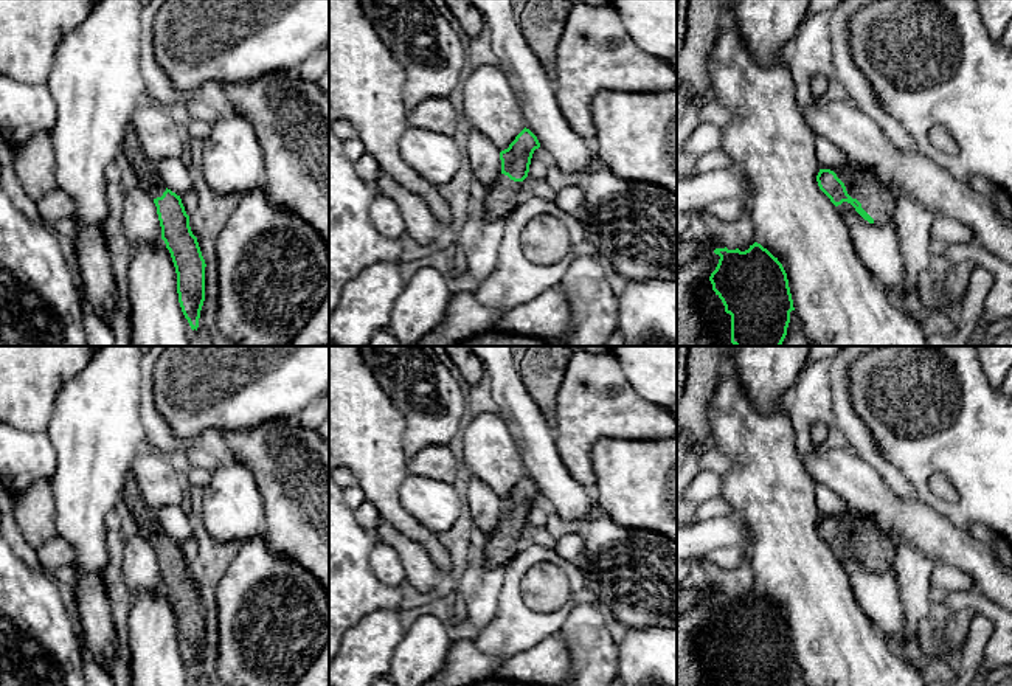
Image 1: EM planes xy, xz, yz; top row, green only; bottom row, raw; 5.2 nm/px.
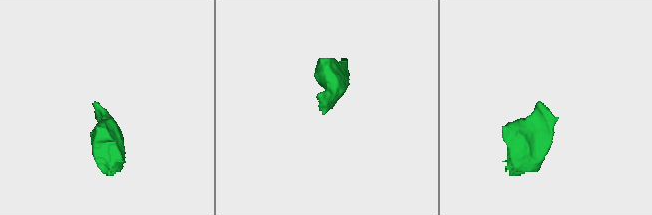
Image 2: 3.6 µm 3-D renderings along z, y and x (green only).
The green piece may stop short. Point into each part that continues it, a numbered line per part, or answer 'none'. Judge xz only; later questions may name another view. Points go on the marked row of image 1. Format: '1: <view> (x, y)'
1: xz (503, 194)

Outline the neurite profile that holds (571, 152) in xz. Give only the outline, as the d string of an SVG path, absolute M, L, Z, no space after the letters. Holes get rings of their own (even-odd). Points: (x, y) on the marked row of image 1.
M469 0L484 17L490 47L515 93L525 127L565 172L590 172L596 165L594 146L574 132L556 106L554 84L528 45L514 16L514 0Z

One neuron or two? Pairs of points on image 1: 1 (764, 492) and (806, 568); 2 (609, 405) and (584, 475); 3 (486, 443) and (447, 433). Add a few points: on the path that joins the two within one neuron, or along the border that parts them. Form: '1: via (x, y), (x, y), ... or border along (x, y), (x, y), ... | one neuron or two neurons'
1: via (779, 511), (787, 550) | one neuron
2: via (592, 422), (582, 432), (582, 458) | one neuron
3: border along (467, 416), (457, 441) | two neurons

